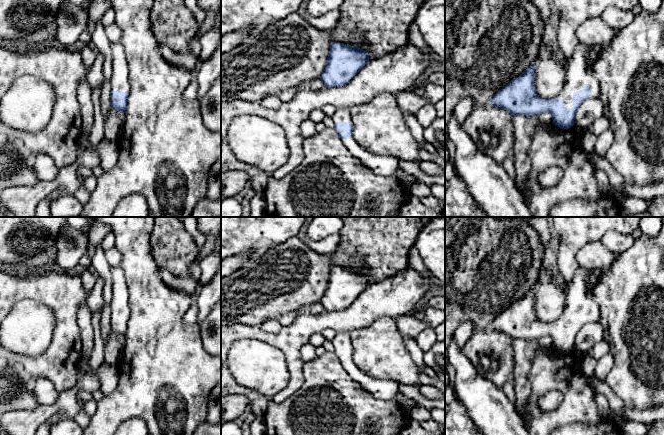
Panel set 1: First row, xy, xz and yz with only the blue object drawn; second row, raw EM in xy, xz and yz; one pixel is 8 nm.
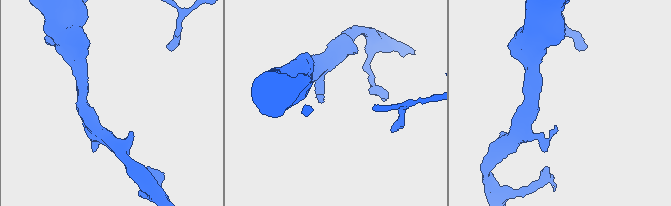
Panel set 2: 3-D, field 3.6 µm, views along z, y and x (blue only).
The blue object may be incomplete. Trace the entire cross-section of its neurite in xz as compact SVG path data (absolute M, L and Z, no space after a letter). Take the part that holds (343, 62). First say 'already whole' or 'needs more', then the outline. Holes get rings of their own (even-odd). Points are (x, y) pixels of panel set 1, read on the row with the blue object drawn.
already whole; M332 42L320 79L327 88L342 87L369 62L369 52L344 43Z

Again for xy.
needs more; M112 43L112 75L110 78L110 105L119 112L126 113L130 84L129 69L124 49L120 43Z

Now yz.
needs more; M584 43L575 48L563 90L557 97L542 99L536 94L533 62L519 77L512 79L499 90L490 104L506 110L512 116L532 116L549 112L556 126L562 129L571 128L581 103L586 99L598 99L600 96L599 82L586 67L590 49Z

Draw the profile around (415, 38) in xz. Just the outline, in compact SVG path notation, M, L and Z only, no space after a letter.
M415 22L411 24L409 29L409 42L421 52L431 52L430 47L423 39Z

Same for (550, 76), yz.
M538 58L535 61L535 89L542 99L557 97L563 90L566 81L564 65L553 59Z

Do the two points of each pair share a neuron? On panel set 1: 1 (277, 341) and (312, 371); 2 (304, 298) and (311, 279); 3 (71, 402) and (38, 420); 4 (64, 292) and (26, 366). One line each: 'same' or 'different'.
1: different
2: same
3: same
4: same

